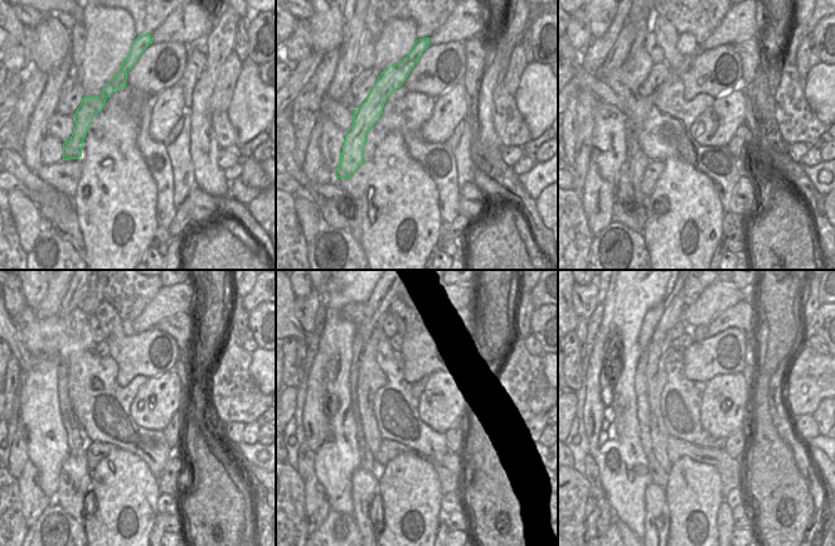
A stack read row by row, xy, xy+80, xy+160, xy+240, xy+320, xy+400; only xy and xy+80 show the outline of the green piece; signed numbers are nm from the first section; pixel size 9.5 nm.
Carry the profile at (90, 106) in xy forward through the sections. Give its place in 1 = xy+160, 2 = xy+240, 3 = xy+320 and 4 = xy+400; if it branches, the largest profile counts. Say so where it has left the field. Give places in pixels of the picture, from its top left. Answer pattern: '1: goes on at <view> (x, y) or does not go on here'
1: goes on at xy+160 (634, 168)
2: goes on at xy+240 (76, 468)
3: goes on at xy+320 (365, 484)
4: goes on at xy+400 (655, 496)

